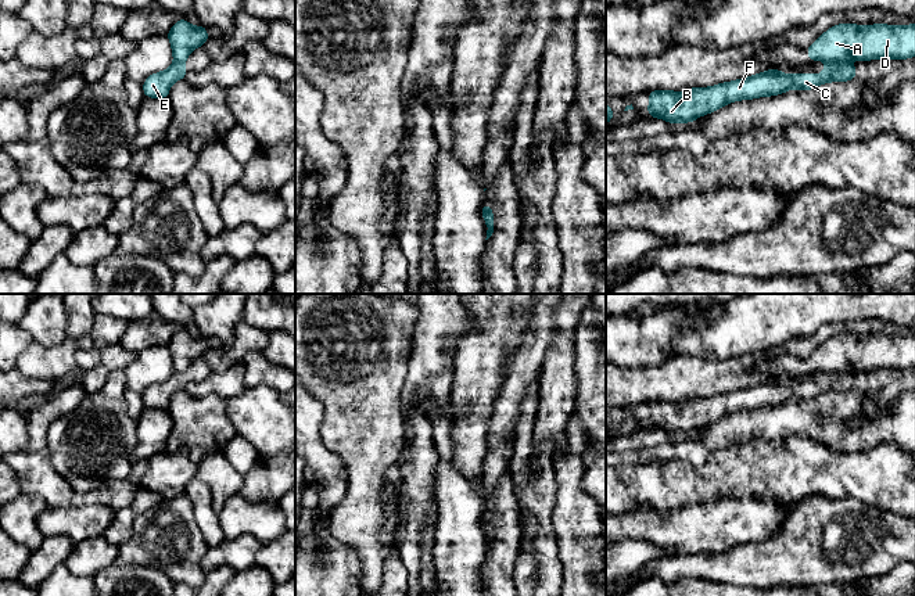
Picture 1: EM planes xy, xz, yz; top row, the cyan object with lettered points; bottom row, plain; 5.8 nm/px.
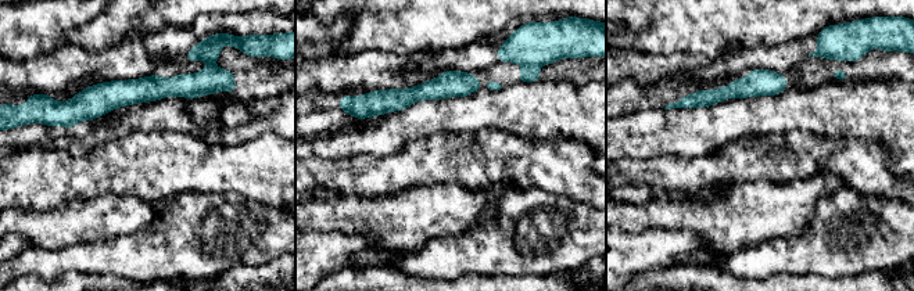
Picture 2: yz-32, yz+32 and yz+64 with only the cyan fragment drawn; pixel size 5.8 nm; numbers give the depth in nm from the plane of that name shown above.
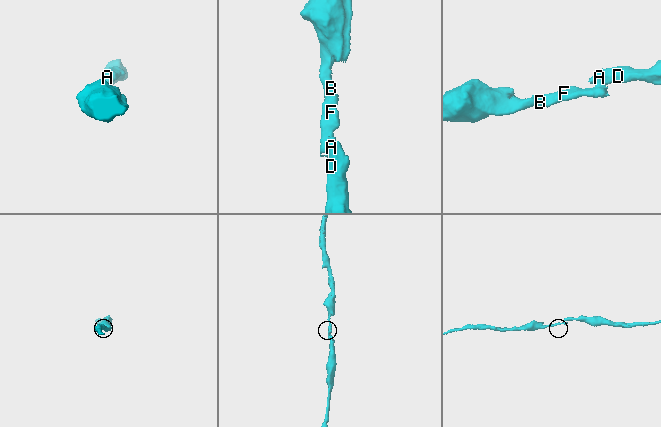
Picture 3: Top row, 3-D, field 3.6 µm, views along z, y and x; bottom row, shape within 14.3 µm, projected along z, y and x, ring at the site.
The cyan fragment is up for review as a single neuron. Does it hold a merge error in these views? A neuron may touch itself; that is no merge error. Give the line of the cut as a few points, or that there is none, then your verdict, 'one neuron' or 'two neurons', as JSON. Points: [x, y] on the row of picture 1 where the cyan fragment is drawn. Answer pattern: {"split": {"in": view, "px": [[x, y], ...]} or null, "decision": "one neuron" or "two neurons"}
{"split": {"in": "yz", "px": [[828, 61], [844, 63]]}, "decision": "two neurons"}

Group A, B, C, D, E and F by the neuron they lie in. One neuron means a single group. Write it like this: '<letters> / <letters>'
A D / B C E F

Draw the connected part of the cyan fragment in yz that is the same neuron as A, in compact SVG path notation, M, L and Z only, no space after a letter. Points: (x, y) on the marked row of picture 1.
M839 24L807 47L807 54L811 62L846 62L848 58L861 62L876 58L907 60L915 57L915 24Z

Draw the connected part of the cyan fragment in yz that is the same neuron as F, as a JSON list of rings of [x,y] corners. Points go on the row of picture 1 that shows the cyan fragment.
[[[828,62],[821,75],[815,75],[815,73],[786,75],[782,71],[776,71],[772,68],[749,78],[743,78],[743,79],[738,79],[726,83],[718,83],[710,87],[693,87],[682,93],[677,93],[672,90],[652,90],[649,91],[649,108],[646,112],[652,118],[660,118],[672,125],[678,125],[679,122],[690,123],[696,118],[714,112],[725,107],[726,104],[738,100],[751,100],[757,97],[778,96],[790,89],[811,90],[821,86],[822,83],[829,83],[829,82],[848,82],[851,79],[855,79],[857,72],[858,71],[853,64]]]

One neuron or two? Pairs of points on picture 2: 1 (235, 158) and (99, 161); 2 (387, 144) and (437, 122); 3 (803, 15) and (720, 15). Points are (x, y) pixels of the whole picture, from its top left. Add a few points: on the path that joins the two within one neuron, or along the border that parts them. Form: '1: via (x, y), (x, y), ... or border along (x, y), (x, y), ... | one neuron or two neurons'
1: via (201, 161), (132, 161) | one neuron
2: via (400, 132), (407, 125), (425, 122) | one neuron
3: via (782, 15), (741, 15) | one neuron

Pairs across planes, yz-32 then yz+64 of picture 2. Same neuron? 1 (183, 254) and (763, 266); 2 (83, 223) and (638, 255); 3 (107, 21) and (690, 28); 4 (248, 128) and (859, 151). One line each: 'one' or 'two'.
1: one
2: two
3: one
4: two

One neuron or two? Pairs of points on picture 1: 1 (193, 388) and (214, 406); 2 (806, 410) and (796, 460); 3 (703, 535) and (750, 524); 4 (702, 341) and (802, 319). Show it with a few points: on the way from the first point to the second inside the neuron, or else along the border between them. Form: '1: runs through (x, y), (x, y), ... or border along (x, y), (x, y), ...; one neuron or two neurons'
1: border along (185, 388), (196, 397), (218, 394), (225, 399); two neurons
2: border along (768, 441), (806, 437), (817, 440), (831, 449); two neurons
3: runs through (714, 528), (724, 524), (739, 524); one neuron
4: runs through (727, 337), (750, 323), (763, 319), (777, 319); one neuron

